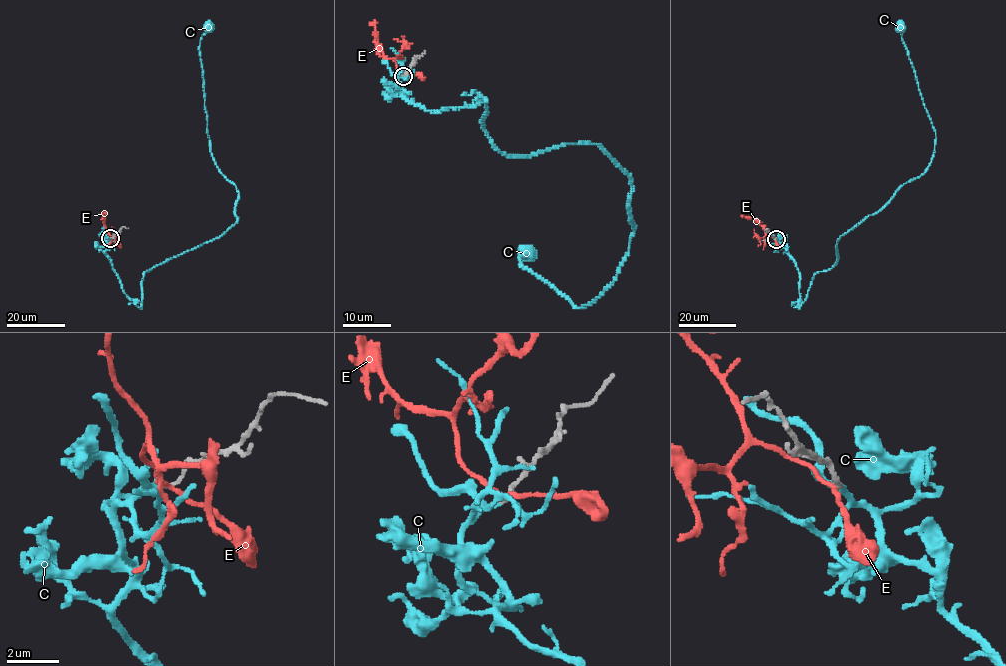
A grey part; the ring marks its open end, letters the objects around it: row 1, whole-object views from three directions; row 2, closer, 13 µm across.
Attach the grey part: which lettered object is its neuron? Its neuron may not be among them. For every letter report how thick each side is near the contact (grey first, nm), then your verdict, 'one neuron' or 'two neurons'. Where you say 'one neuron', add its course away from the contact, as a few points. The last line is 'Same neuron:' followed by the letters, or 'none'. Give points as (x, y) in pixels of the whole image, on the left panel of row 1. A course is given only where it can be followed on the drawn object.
C: 150/150 nm | one neuron | via (111, 237), (104, 251), (140, 308), (146, 271), (237, 221), (236, 187), (209, 149), (199, 51), (208, 27)
E: 170/170 nm | two neurons
Same neuron: C

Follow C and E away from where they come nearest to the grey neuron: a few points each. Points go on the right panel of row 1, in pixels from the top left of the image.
C: (776, 239), (798, 270), (799, 308), (814, 275), (834, 265), (840, 237), (925, 170), (935, 130), (900, 27)
E: (775, 239), (766, 234), (753, 218), (742, 215)

